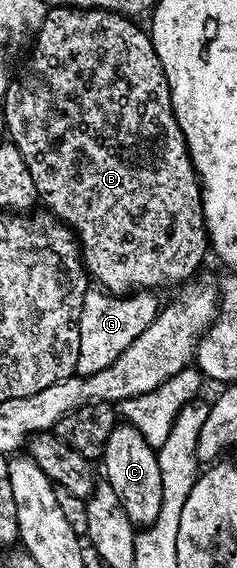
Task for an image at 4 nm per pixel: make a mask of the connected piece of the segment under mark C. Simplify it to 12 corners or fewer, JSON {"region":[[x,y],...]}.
{"region":[[116,425],[103,450],[105,482],[129,521],[161,512],[156,448]]}

